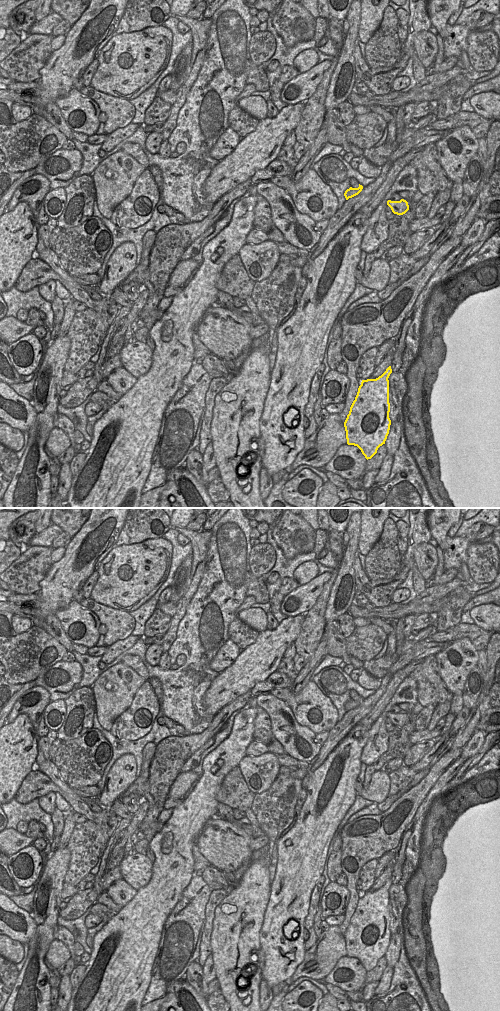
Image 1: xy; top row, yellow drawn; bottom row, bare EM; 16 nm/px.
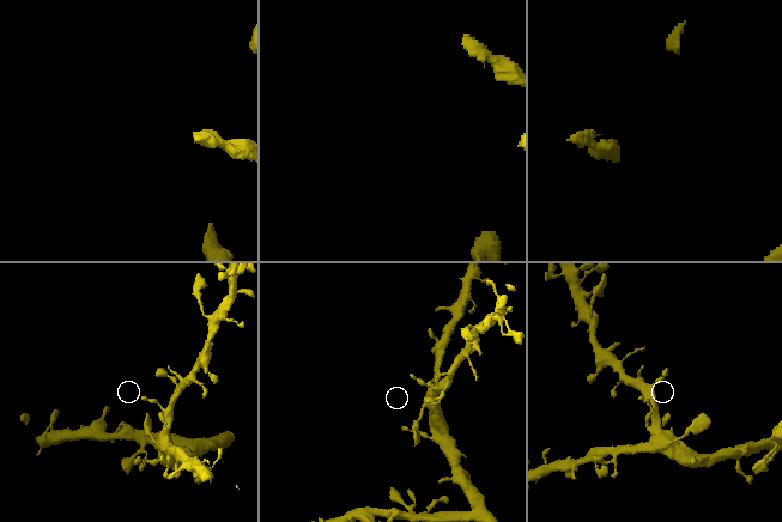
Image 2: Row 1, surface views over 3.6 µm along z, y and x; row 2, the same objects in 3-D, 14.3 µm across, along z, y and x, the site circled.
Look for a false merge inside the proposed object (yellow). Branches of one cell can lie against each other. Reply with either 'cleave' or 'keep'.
keep

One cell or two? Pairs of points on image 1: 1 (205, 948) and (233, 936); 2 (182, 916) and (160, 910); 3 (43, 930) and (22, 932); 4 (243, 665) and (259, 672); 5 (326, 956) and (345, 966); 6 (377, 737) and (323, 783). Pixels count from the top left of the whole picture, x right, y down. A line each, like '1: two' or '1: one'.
1: two
2: two
3: two
4: one
5: two
6: two

